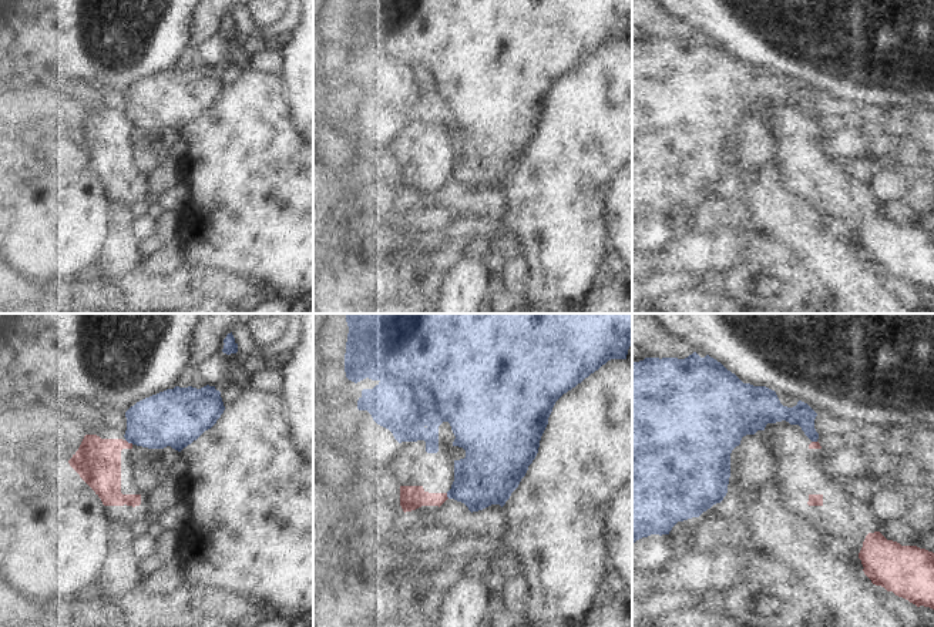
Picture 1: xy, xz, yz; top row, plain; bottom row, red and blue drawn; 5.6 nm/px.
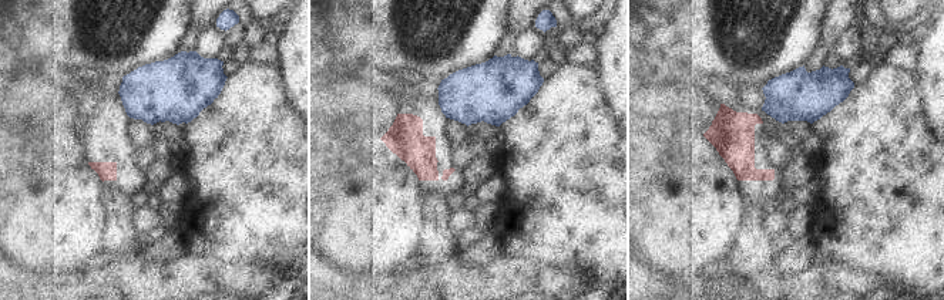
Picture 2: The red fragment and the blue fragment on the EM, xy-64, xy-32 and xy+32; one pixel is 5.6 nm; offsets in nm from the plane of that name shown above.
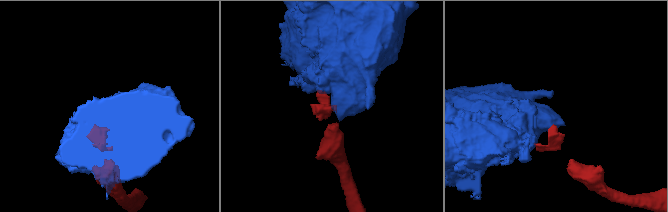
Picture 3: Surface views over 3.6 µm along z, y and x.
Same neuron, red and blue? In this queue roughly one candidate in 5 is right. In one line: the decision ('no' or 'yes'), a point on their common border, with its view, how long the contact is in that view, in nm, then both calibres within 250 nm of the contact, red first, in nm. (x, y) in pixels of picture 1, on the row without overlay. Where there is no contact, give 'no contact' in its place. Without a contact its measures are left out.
no | xy (130, 124) | 50 nm | 260/300 nm

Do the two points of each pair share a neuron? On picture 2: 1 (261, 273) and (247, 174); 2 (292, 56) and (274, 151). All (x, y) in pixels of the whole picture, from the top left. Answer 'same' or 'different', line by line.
1: different
2: different

